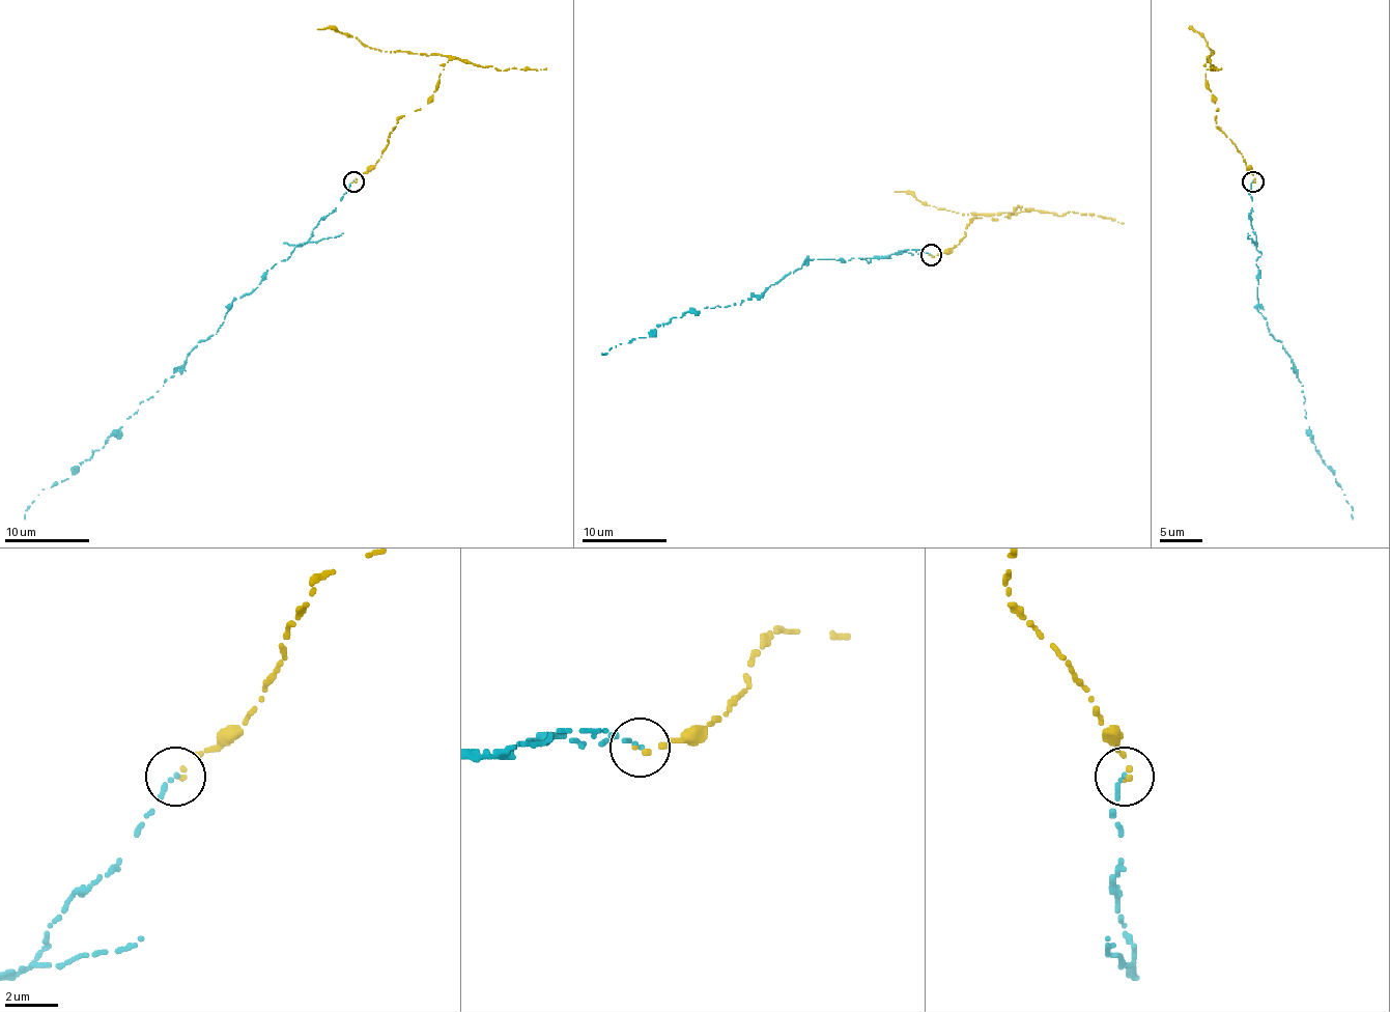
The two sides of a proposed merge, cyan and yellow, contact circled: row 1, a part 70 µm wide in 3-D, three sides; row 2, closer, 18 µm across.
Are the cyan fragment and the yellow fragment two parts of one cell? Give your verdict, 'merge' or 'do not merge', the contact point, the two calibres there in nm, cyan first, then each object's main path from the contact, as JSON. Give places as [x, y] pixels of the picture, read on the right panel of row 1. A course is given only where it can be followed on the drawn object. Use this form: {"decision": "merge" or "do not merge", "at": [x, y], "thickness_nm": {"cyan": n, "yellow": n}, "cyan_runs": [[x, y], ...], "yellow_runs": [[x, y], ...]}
{"decision": "merge", "at": [1253, 181], "thickness_nm": {"cyan": 170, "yellow": 170}, "cyan_runs": [[1252, 181], [1258, 311], [1288, 354], [1309, 438], [1352, 505], [1352, 518]], "yellow_runs": [[1254, 181], [1244, 159], [1216, 127], [1206, 82], [1212, 51], [1203, 35], [1189, 29]]}

